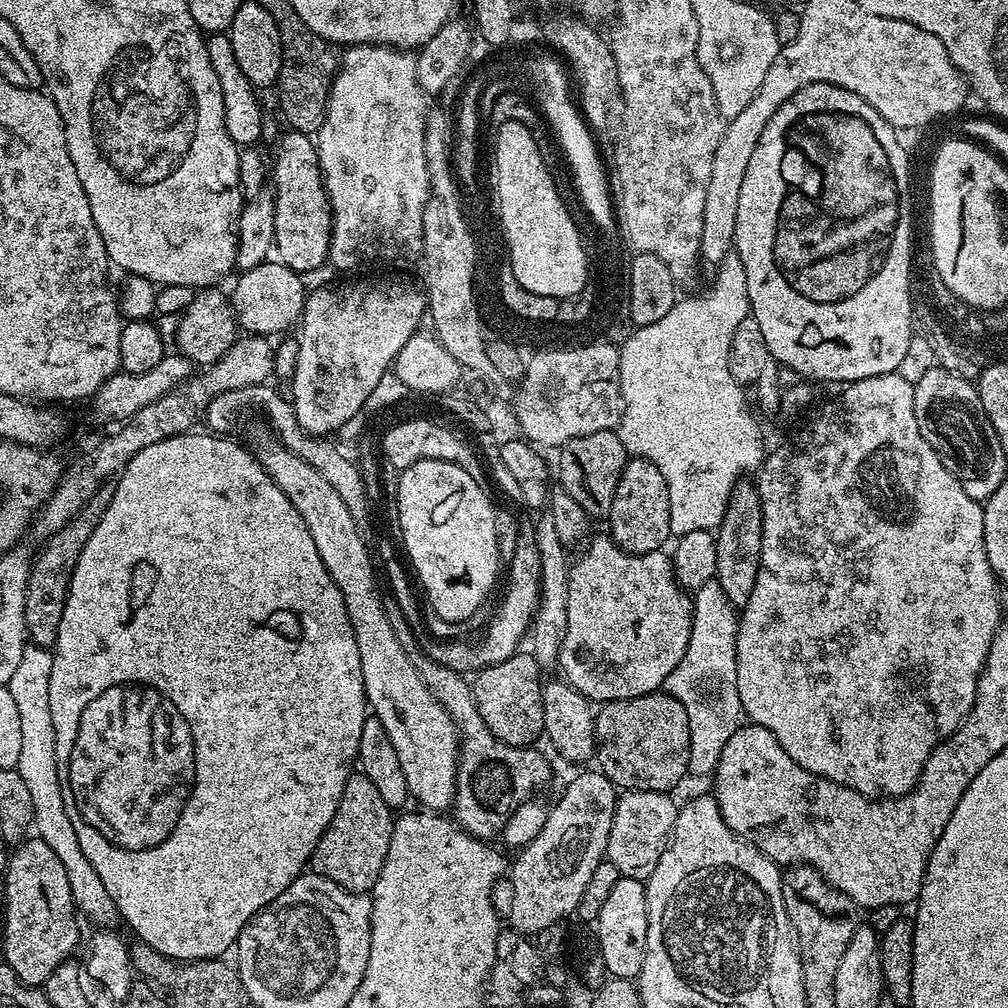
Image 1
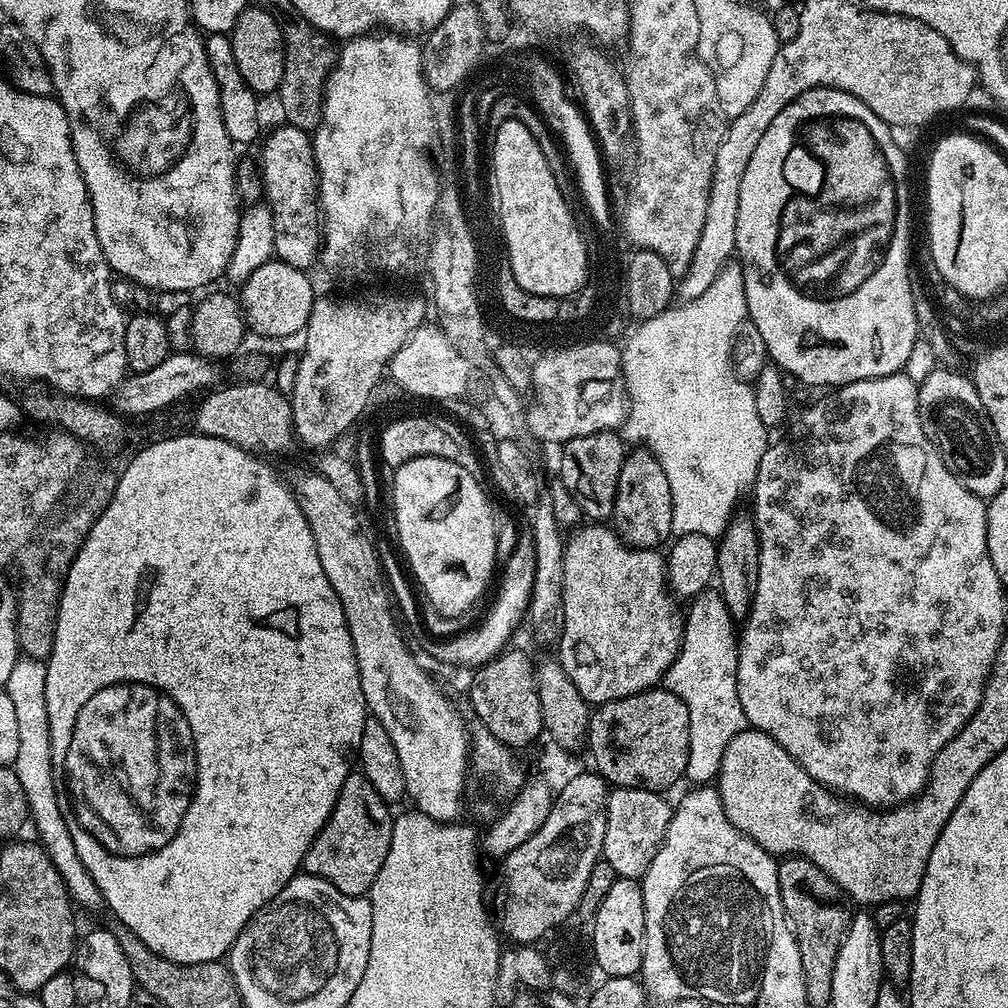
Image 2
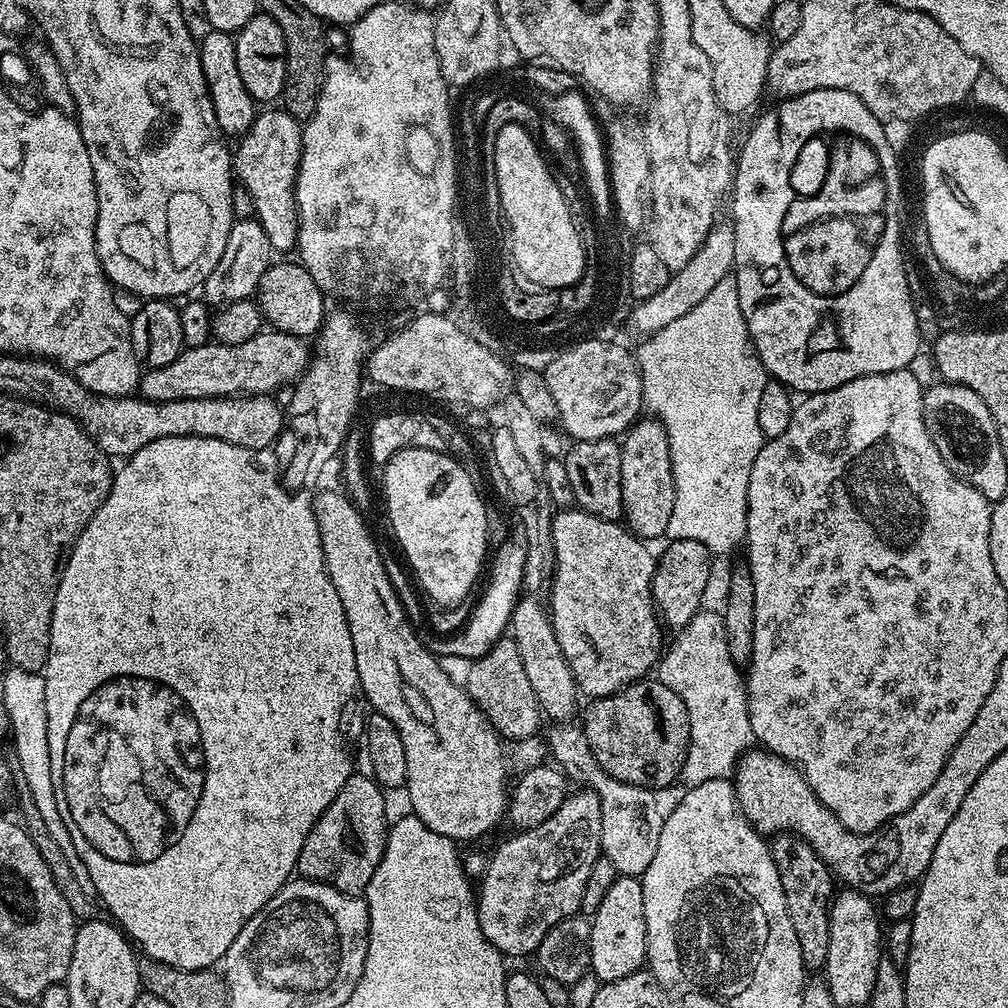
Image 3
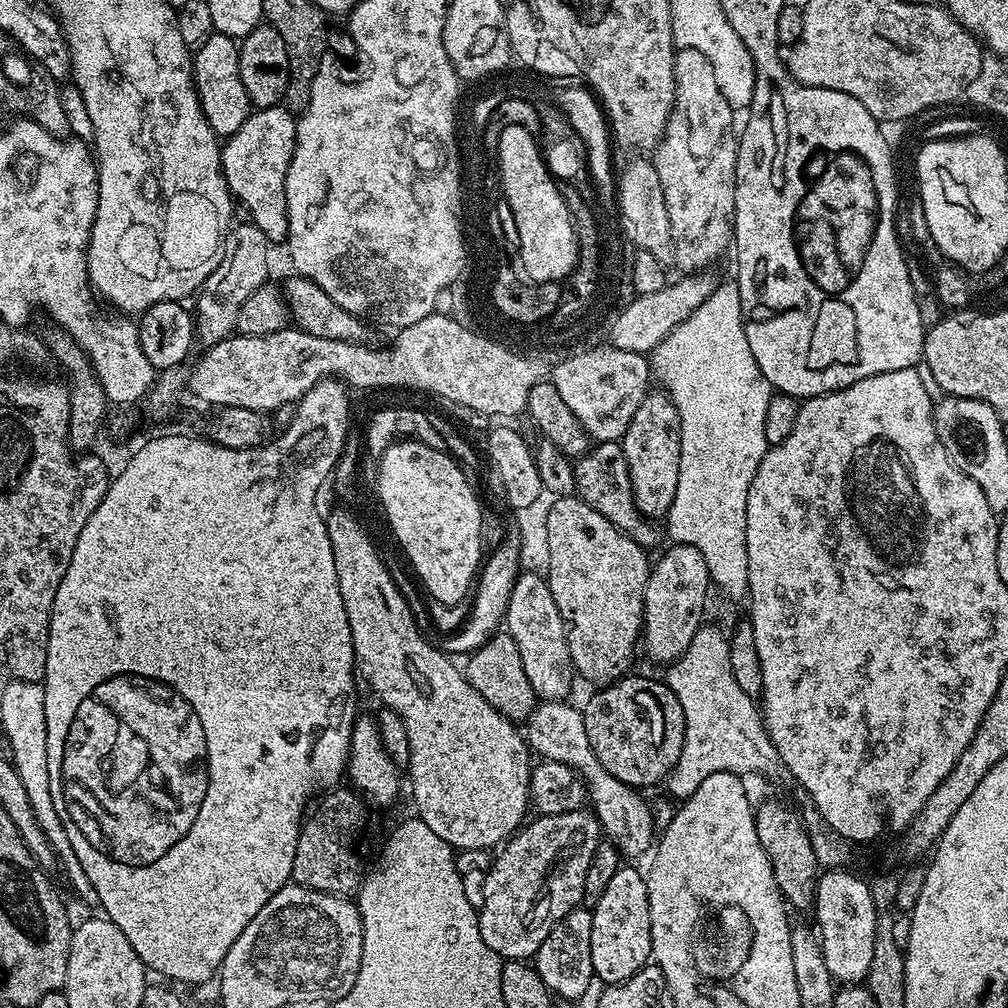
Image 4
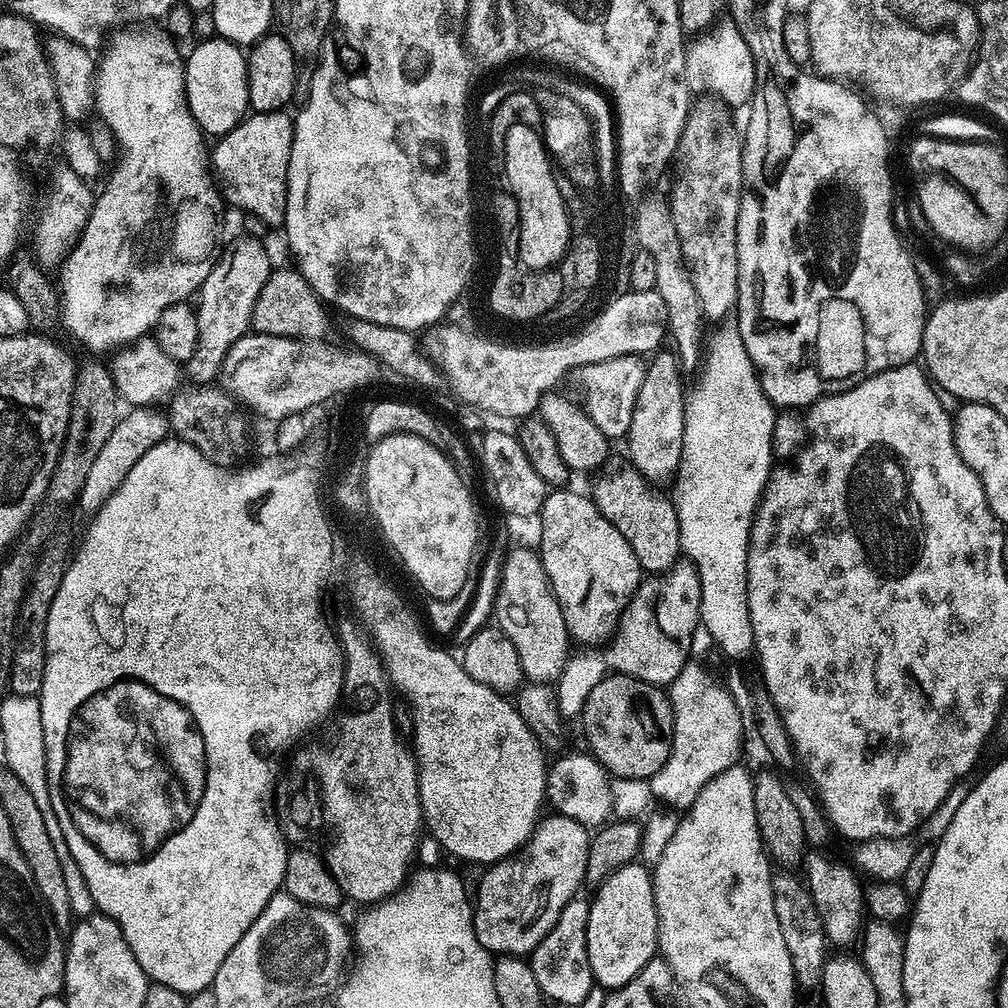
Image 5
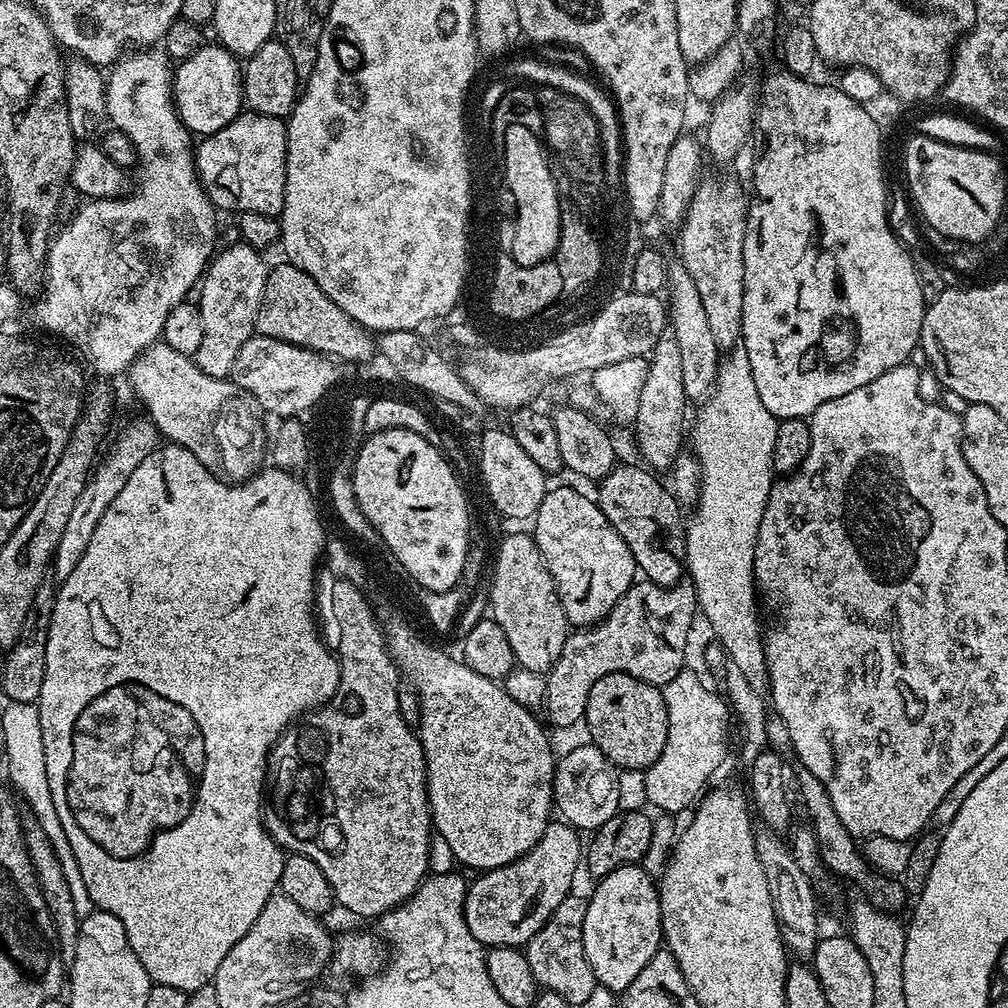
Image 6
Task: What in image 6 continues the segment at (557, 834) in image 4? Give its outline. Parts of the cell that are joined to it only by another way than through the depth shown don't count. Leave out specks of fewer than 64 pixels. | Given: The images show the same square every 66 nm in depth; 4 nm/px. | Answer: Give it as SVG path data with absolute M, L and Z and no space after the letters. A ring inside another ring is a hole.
M562 820L551 821L542 838L532 850L524 856L520 856L514 863L506 867L487 869L475 883L468 887L468 892L464 896L464 917L470 932L476 941L484 947L514 948L525 947L532 940L534 934L546 924L550 914L558 905L571 893L572 882L582 864L584 846L580 838L579 831L570 824Z

